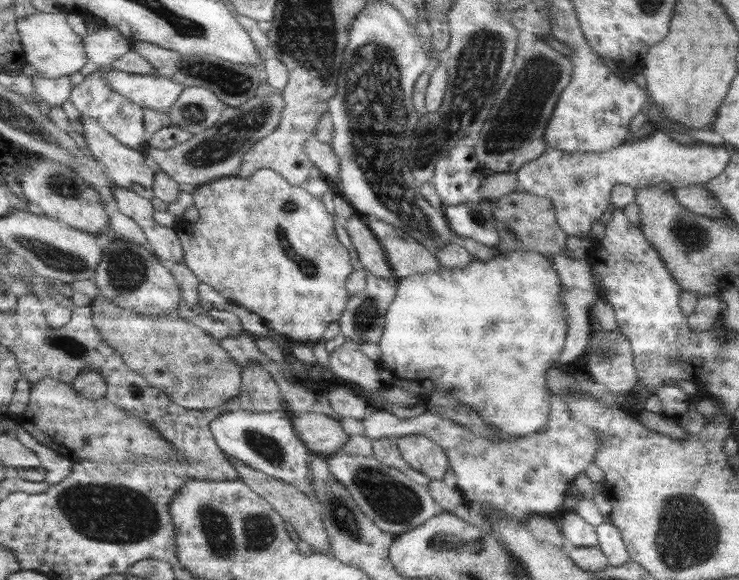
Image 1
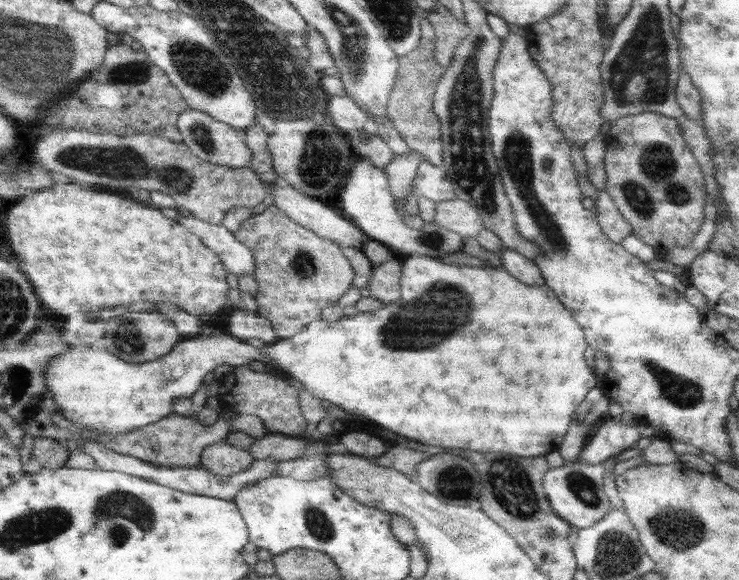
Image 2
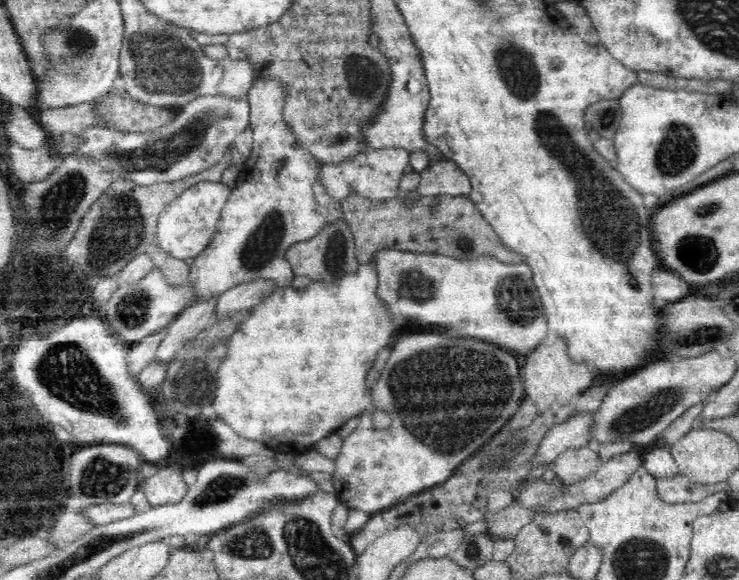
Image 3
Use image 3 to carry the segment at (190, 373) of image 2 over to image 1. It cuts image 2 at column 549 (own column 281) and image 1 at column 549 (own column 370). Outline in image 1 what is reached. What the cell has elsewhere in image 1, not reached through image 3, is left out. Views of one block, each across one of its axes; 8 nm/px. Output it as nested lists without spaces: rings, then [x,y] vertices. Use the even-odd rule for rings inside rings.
[[[509,250],[506,253],[500,253],[492,259],[474,260],[464,268],[446,268],[441,266],[436,272],[426,272],[424,274],[413,274],[407,278],[395,280],[395,297],[392,304],[388,307],[385,314],[384,330],[379,342],[382,356],[377,363],[377,371],[384,388],[403,388],[408,394],[418,396],[421,402],[426,403],[428,397],[434,390],[444,390],[450,394],[456,394],[462,402],[468,406],[476,408],[476,412],[484,418],[490,430],[498,435],[526,436],[532,435],[537,431],[543,430],[548,422],[548,413],[550,412],[550,396],[546,390],[546,370],[554,366],[554,362],[560,360],[562,348],[568,332],[567,312],[561,296],[560,277],[554,270],[553,264],[543,254],[532,250]]]

